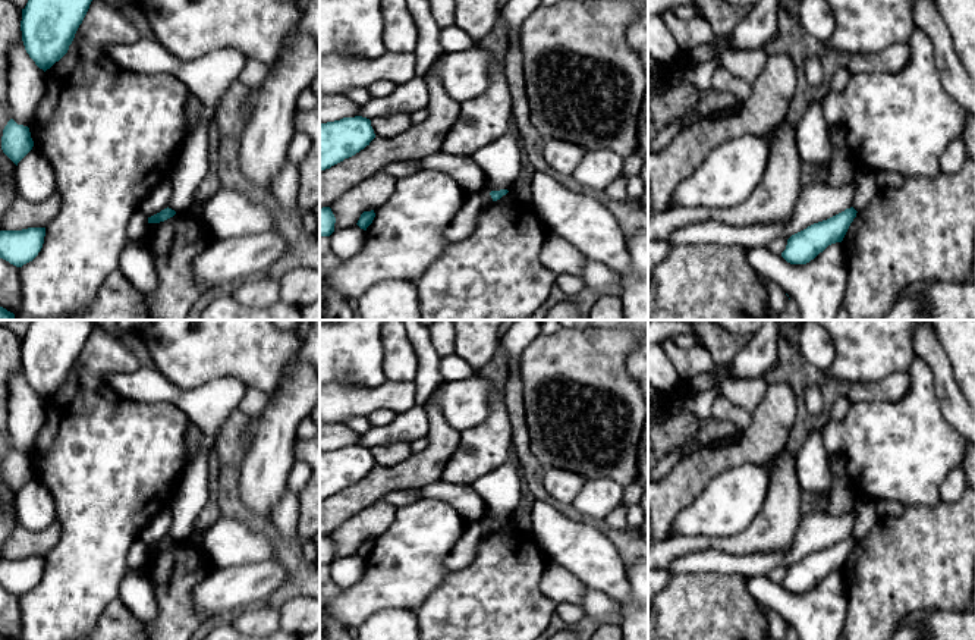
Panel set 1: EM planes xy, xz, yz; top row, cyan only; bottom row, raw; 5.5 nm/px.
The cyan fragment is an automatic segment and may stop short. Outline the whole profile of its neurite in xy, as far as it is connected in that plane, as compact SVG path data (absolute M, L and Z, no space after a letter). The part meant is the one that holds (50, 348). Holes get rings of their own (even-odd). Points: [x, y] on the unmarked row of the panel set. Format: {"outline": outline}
{"outline": "M32 320L22 338L22 370L26 382L44 401L69 379L82 352L92 320Z"}

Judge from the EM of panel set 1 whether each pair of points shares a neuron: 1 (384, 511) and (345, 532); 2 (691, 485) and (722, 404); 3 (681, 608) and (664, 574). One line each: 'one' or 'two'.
1: one
2: two
3: two

